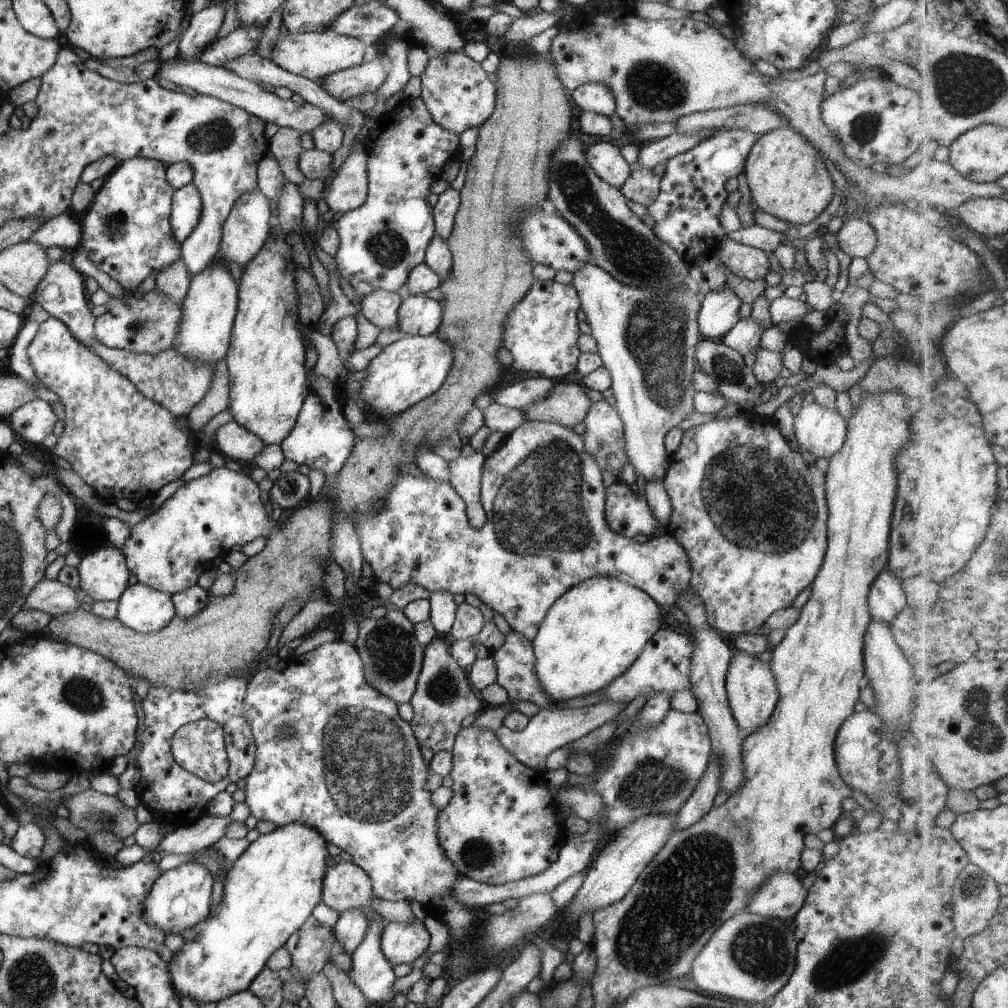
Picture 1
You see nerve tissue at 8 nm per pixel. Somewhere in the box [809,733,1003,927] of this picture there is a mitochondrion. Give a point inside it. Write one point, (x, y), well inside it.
(974, 885)

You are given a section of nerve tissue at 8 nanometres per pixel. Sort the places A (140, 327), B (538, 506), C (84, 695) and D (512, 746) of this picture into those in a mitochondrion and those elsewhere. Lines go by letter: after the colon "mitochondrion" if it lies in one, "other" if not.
A: mitochondrion
B: mitochondrion
C: mitochondrion
D: other

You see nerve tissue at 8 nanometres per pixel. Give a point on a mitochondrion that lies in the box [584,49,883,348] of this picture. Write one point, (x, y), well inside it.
(652, 85)

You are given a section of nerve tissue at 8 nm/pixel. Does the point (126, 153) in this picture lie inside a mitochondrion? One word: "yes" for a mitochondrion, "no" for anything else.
no

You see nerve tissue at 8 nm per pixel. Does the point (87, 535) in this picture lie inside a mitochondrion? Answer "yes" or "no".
no

